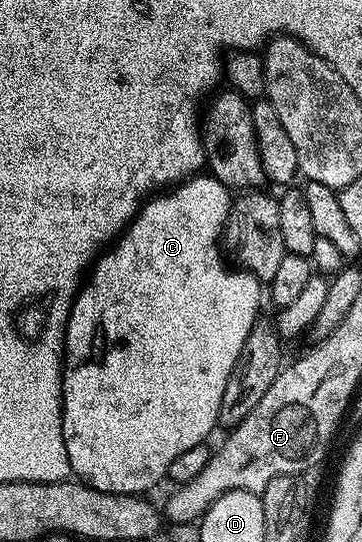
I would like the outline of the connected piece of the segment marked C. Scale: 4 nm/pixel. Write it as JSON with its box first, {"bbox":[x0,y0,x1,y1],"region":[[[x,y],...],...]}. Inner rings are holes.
{"bbox":[62,173,262,493],"region":[[[197,173],[185,179],[184,182],[175,184],[171,189],[164,189],[159,193],[153,194],[145,202],[144,206],[140,208],[139,213],[135,215],[131,223],[124,228],[119,238],[93,262],[90,270],[87,272],[86,278],[83,280],[80,290],[76,293],[76,300],[72,302],[72,308],[68,314],[68,324],[64,330],[64,350],[62,352],[62,362],[64,364],[64,380],[62,381],[62,397],[64,398],[62,401],[62,437],[66,445],[66,457],[70,457],[72,475],[77,480],[87,483],[89,487],[93,487],[99,491],[110,491],[113,493],[148,493],[148,490],[155,483],[165,482],[168,473],[168,463],[174,461],[174,457],[179,457],[180,454],[186,453],[186,449],[191,449],[194,445],[205,442],[209,438],[207,435],[212,430],[217,430],[220,421],[218,409],[222,406],[222,392],[226,389],[226,381],[230,381],[230,373],[234,369],[234,361],[238,361],[238,353],[242,353],[242,344],[246,342],[246,333],[250,333],[250,329],[255,325],[258,316],[261,314],[260,291],[262,295],[262,284],[260,280],[255,279],[248,271],[241,271],[239,269],[228,271],[229,264],[222,254],[222,232],[224,230],[224,222],[228,216],[228,206],[232,204],[232,200],[233,196],[230,194],[229,188],[225,187],[223,183],[218,182],[210,173]]]}

